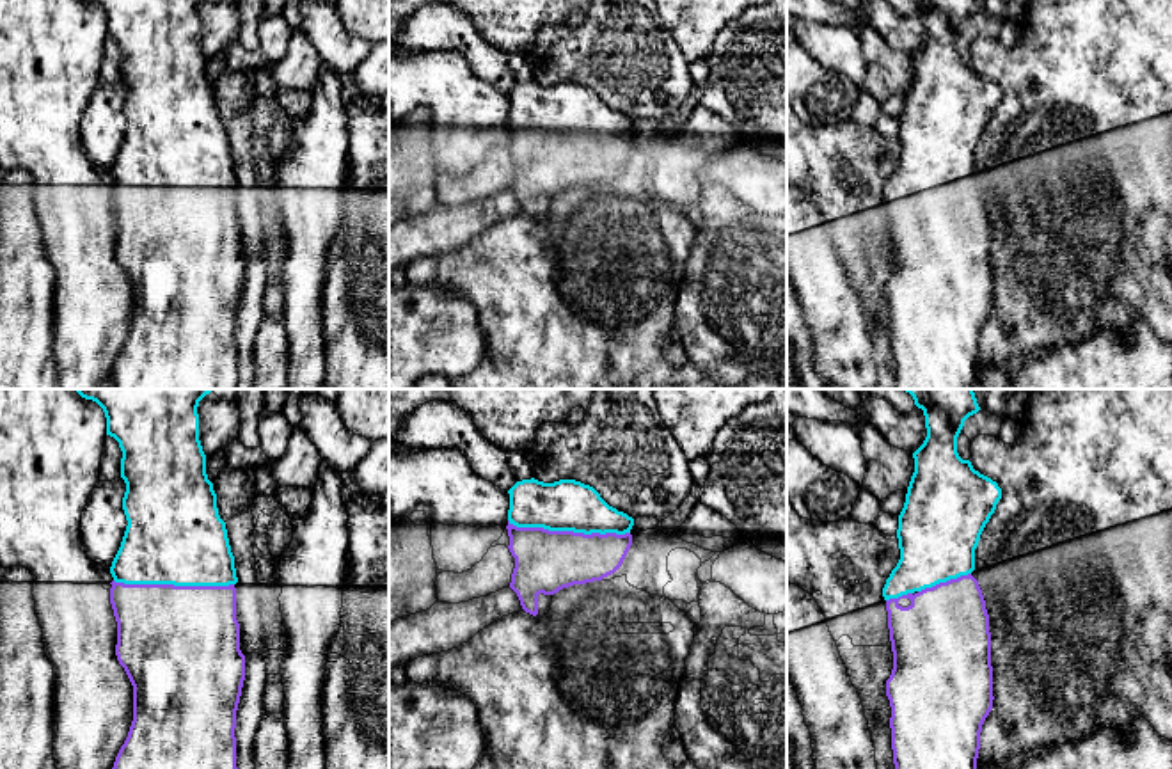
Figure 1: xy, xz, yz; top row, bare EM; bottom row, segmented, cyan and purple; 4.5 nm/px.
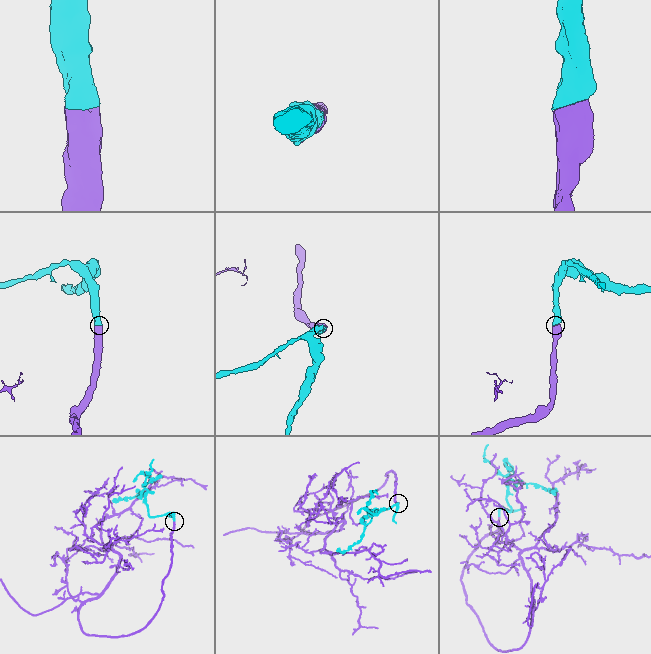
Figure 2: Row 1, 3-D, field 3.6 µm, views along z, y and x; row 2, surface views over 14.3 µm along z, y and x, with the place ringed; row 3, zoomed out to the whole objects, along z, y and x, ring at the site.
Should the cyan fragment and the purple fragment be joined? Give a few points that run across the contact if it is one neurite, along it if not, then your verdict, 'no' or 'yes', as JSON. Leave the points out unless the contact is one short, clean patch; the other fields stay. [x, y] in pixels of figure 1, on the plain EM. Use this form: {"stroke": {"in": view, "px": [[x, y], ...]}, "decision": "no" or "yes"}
{"decision": "yes"}

